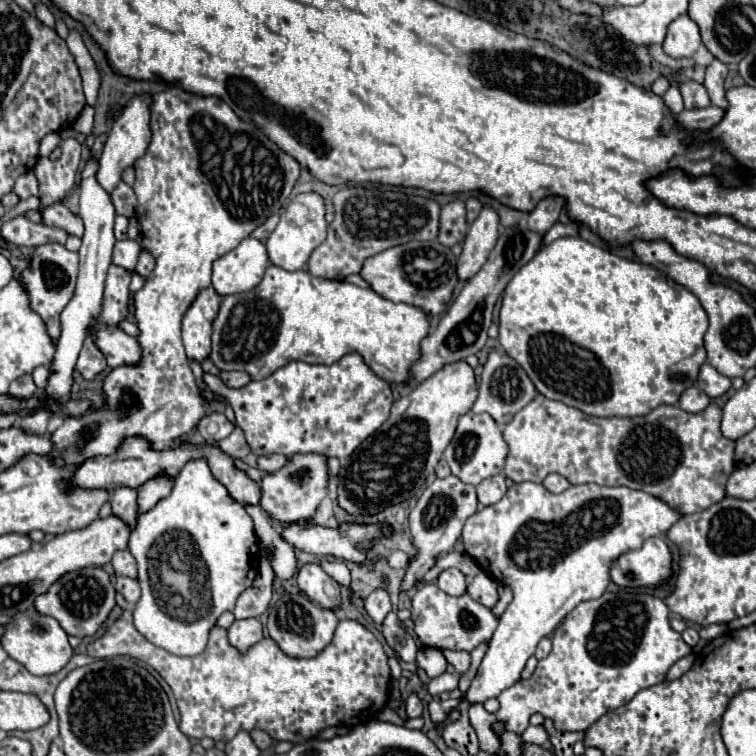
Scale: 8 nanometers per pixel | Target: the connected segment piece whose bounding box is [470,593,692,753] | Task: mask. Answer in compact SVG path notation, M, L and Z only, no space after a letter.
M604 593L600 599L582 601L576 605L564 621L552 633L552 651L546 659L538 661L538 667L530 679L522 679L504 691L498 701L500 709L496 713L488 713L482 705L470 707L470 723L478 735L480 749L486 753L500 751L500 735L492 729L494 723L504 723L506 731L522 735L528 727L528 719L534 713L552 719L558 731L586 731L594 721L598 721L604 713L614 711L616 707L628 703L640 689L658 685L666 679L668 669L682 657L686 657L692 649L684 643L680 633L672 631L668 625L668 607L662 599L652 597L648 593L620 597L616 593Z

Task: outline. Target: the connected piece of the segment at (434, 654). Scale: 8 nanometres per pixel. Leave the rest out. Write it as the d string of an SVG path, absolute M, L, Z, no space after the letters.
M422 647L418 651L416 661L418 661L418 667L428 673L428 677L437 677L443 674L448 664L440 649L430 649L430 647Z

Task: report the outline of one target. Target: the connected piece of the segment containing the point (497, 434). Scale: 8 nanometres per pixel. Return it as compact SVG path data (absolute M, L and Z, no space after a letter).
M466 413L460 417L454 439L450 441L448 449L444 451L444 457L452 469L452 475L456 475L462 483L470 483L470 485L478 485L480 481L502 473L504 467L504 459L508 453L508 445L502 437L500 427L496 425L496 421L488 415L488 413Z

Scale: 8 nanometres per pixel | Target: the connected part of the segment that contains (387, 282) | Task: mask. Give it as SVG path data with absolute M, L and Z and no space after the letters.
M410 241L386 249L366 259L360 273L370 287L394 303L408 303L422 309L426 315L440 315L446 311L456 279L456 257L438 241Z

